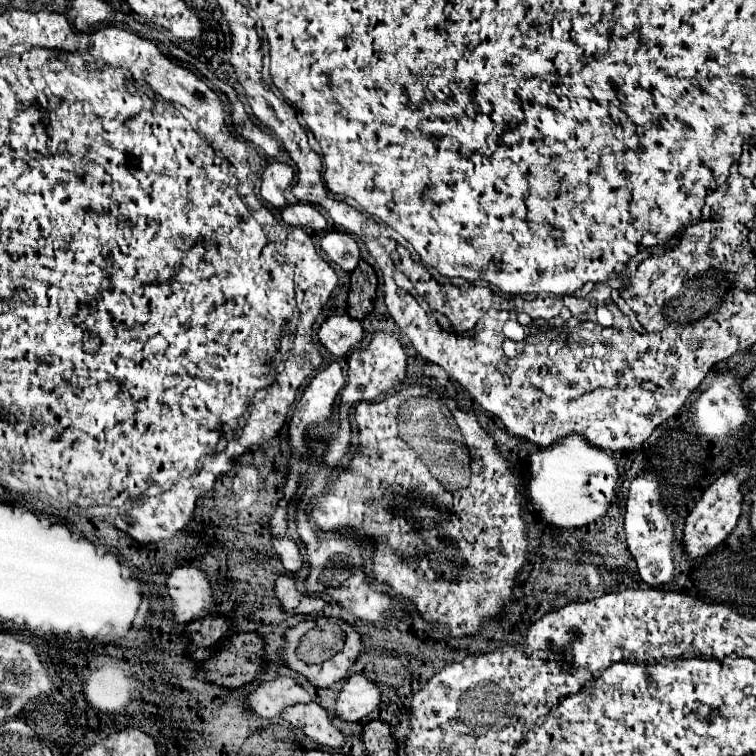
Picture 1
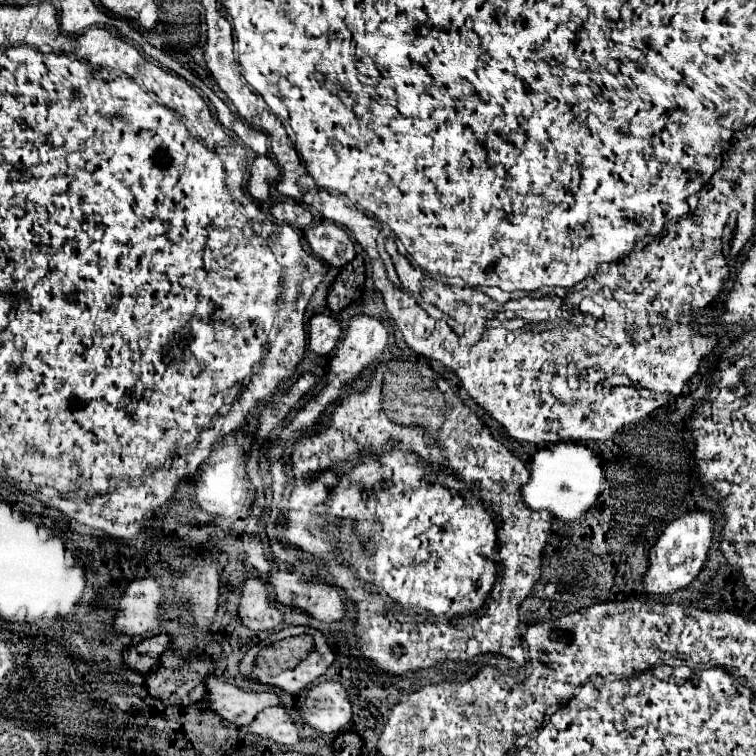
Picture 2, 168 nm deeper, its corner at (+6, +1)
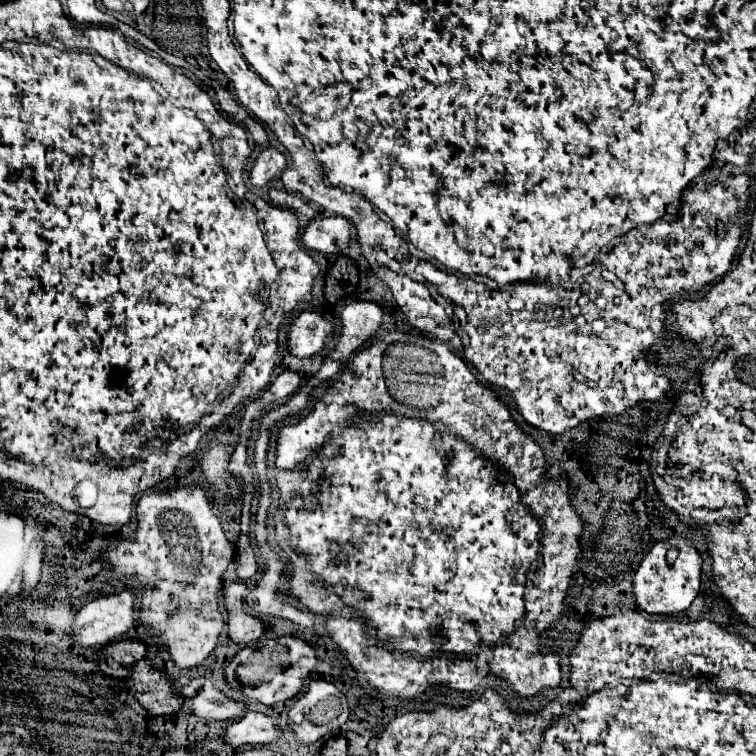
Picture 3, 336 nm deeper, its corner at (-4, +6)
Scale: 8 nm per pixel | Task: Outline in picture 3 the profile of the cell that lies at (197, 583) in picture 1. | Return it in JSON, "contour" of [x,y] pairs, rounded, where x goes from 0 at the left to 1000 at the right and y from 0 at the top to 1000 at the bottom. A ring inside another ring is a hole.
{"contour":[[[160,782],[118,795],[99,813],[99,821],[91,832],[94,845],[110,856],[139,853],[149,845],[160,845],[179,824],[176,795],[176,782]]]}

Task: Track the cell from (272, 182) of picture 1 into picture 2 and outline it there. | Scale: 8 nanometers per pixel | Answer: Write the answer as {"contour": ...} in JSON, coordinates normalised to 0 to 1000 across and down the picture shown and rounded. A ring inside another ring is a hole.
{"contour":[[[340,206],[332,220],[332,235],[329,235],[329,254],[337,265],[351,267],[356,265],[356,254],[361,241],[369,235],[369,222],[356,206]]]}

